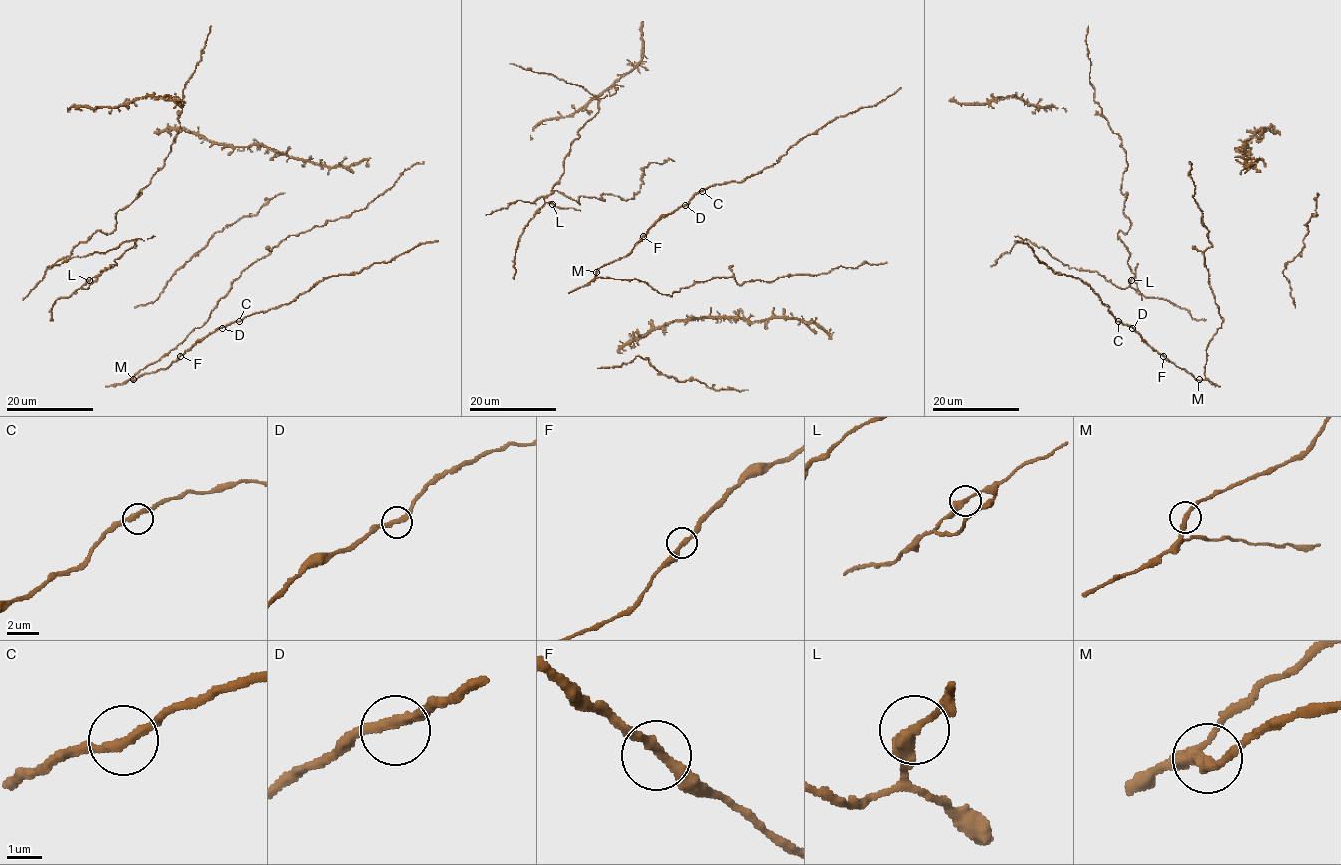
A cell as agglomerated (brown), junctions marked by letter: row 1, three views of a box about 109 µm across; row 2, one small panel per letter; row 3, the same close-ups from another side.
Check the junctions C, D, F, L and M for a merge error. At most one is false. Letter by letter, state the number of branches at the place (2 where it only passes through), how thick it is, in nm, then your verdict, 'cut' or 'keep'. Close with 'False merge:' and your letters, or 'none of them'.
C: 2 | 280 nm | keep
D: 2 | 300 nm | keep
F: 2 | 280 nm | keep
L: 2 | 320 nm | keep
M: 2 | 280 nm | keep
False merge: none of them

